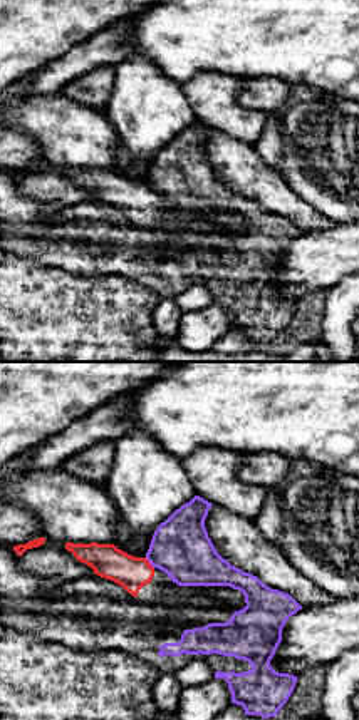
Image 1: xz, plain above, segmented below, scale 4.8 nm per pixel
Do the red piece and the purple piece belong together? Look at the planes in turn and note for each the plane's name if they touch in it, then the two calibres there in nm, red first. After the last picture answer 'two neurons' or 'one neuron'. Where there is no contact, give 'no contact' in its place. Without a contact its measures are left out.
meets red in xz; 160 nm thick on the red side, 280 nm on the other

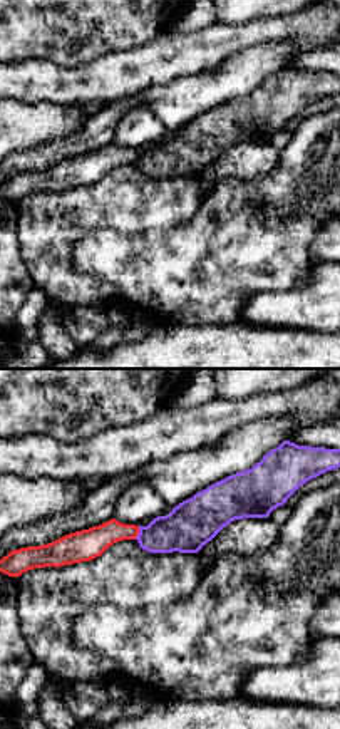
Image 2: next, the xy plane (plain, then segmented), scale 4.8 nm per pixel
meets red in xy; 140 nm thick on the red side, 220 nm on the other

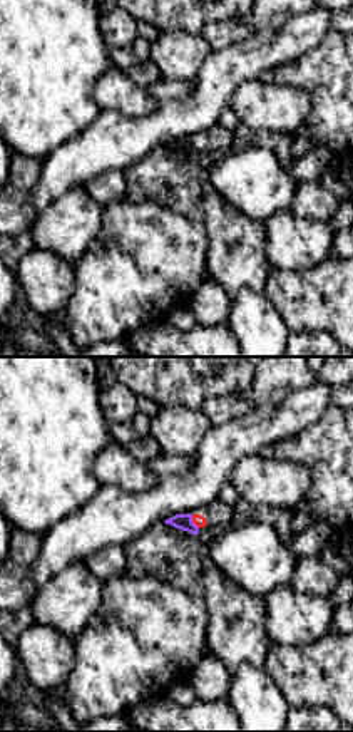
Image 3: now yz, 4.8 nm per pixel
meets red in yz; 60 nm thick on the red side, 80 nm on the other

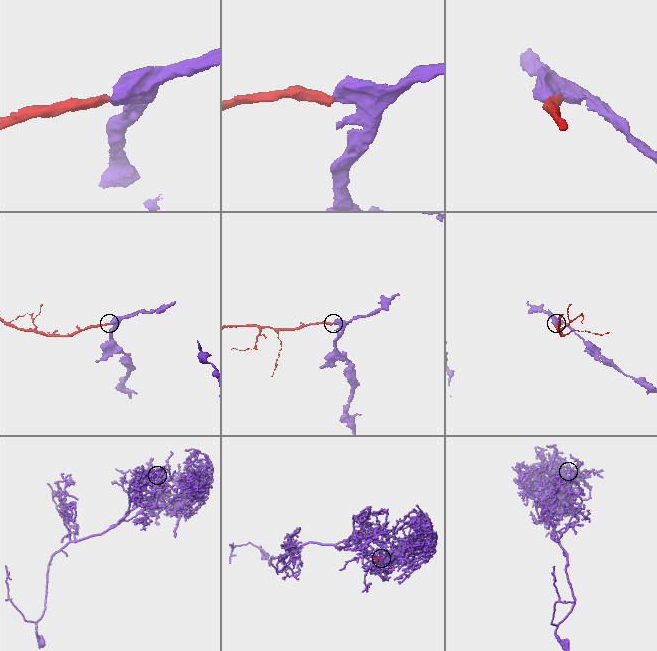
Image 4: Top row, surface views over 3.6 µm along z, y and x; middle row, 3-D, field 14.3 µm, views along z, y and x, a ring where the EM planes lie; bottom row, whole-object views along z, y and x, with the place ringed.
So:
two neurons

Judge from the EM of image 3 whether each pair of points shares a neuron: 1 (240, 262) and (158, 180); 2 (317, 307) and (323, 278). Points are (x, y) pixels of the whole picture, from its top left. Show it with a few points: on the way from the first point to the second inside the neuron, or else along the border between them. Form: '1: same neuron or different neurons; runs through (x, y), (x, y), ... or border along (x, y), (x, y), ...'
1: same neuron; runs through (233, 237), (183, 186)
2: same neuron; runs through (317, 300), (323, 285)

